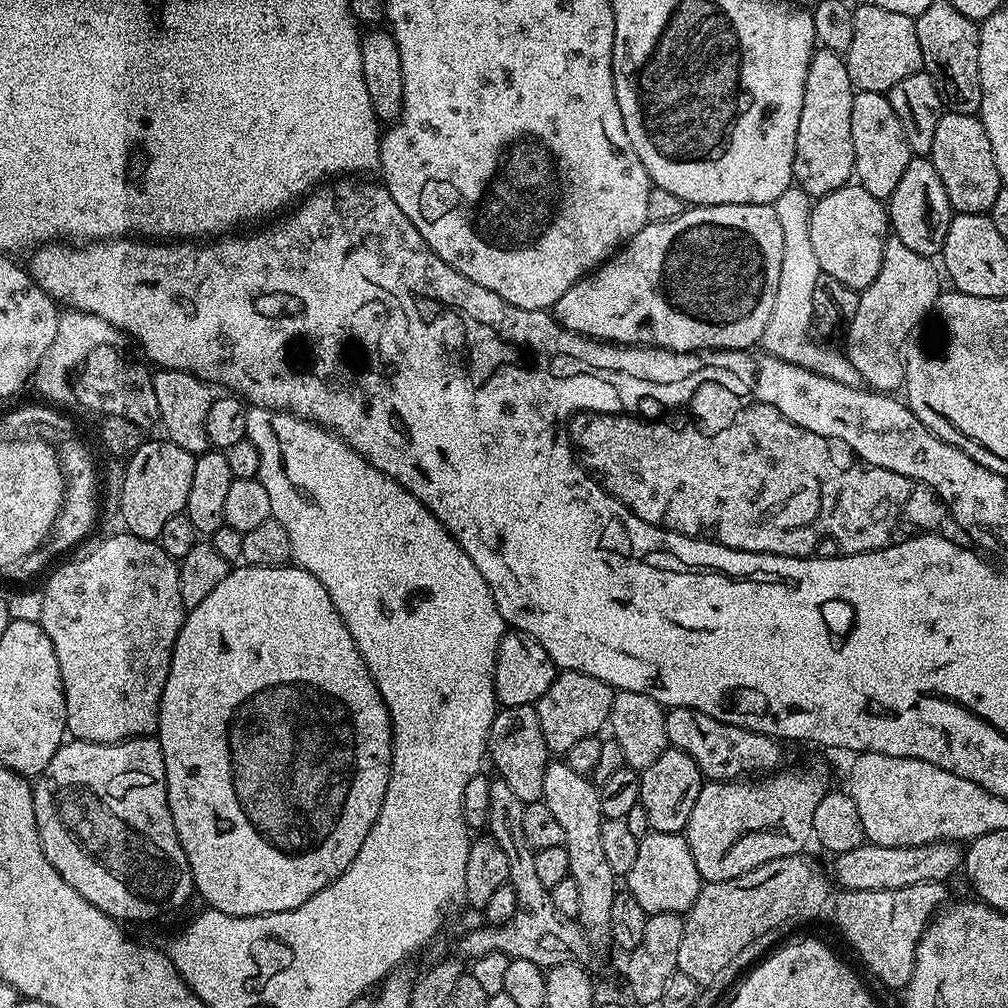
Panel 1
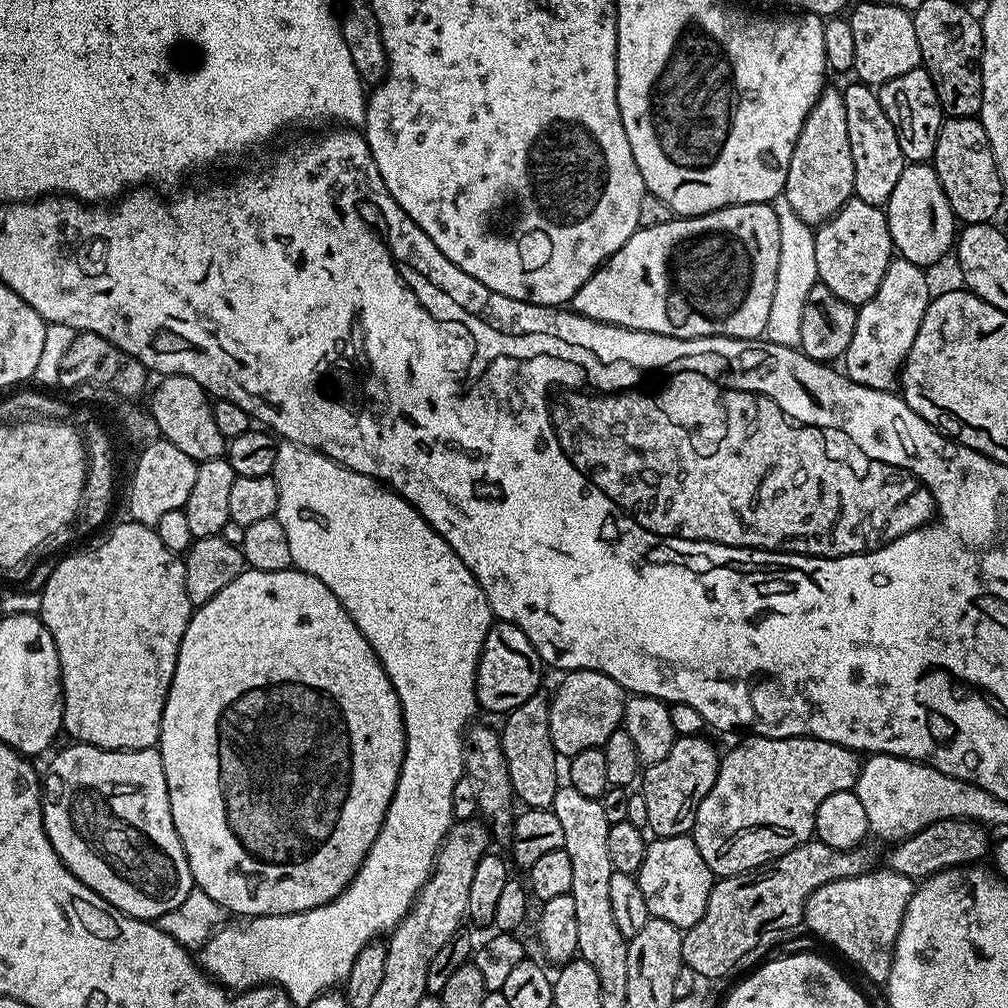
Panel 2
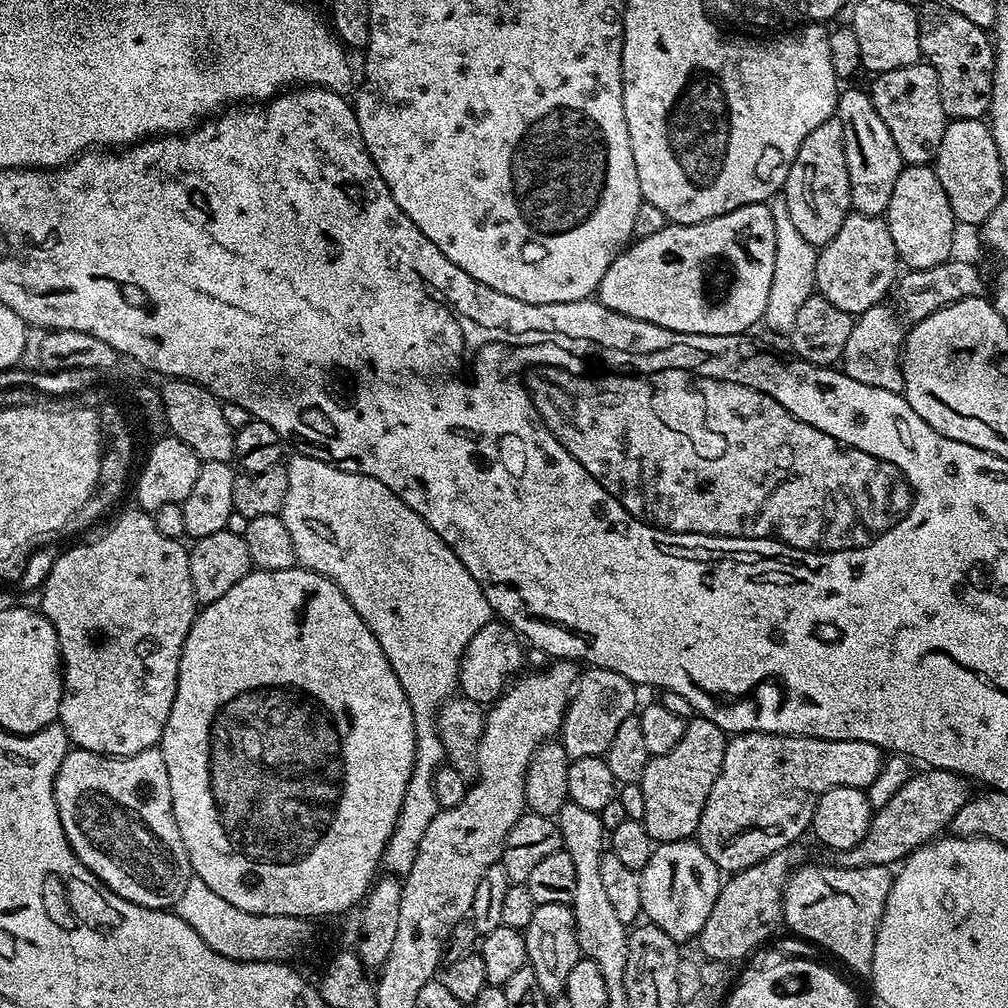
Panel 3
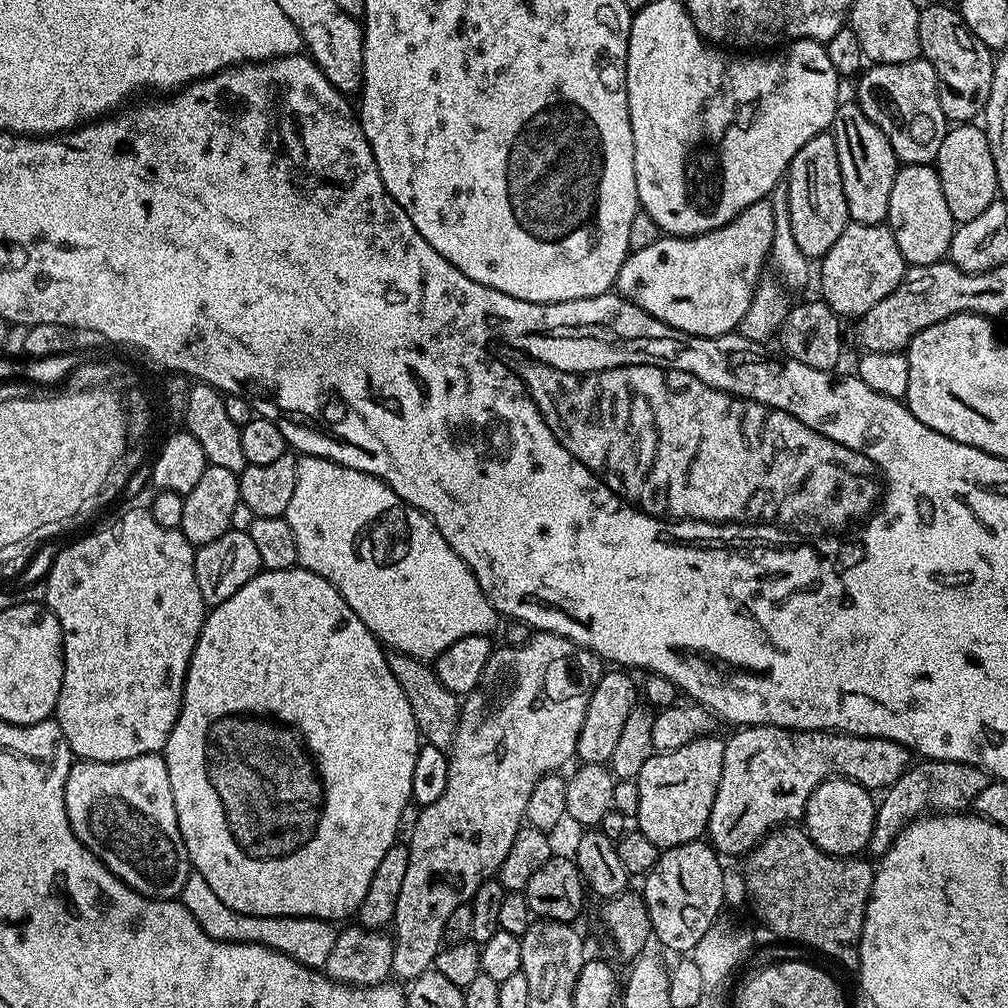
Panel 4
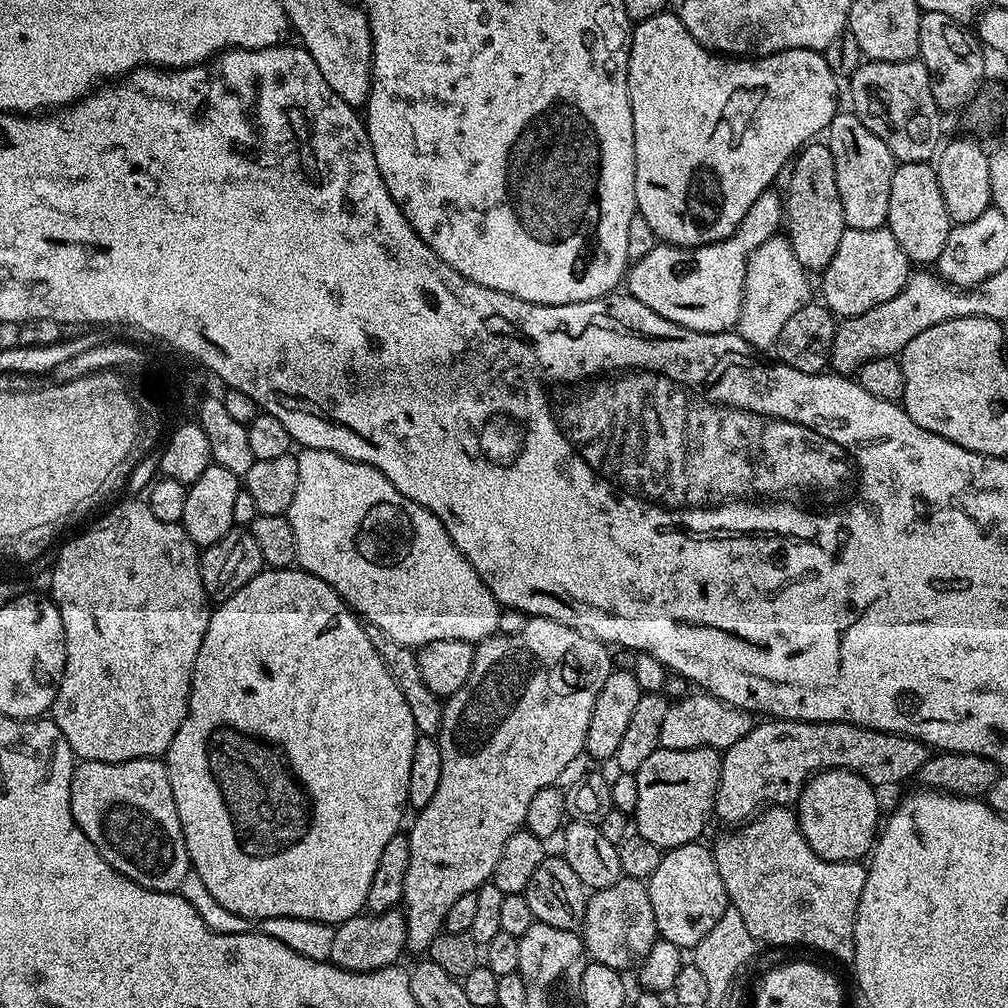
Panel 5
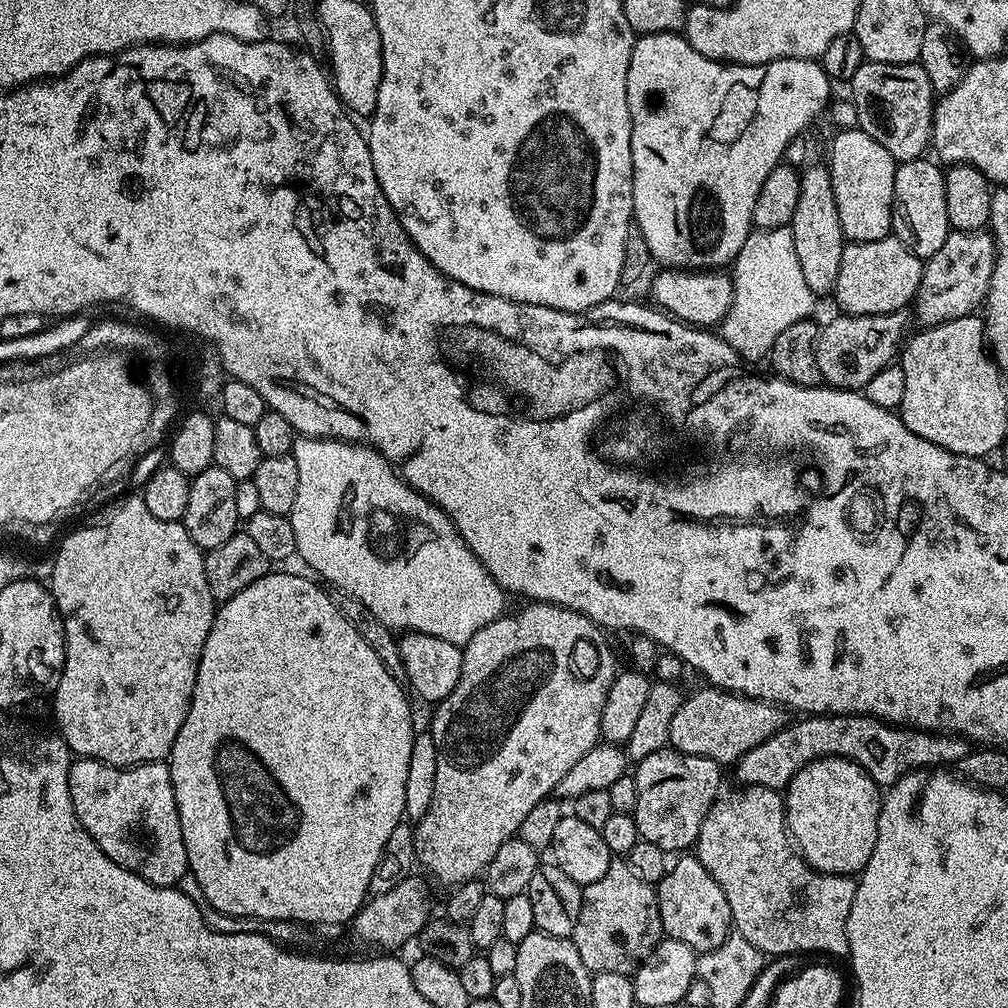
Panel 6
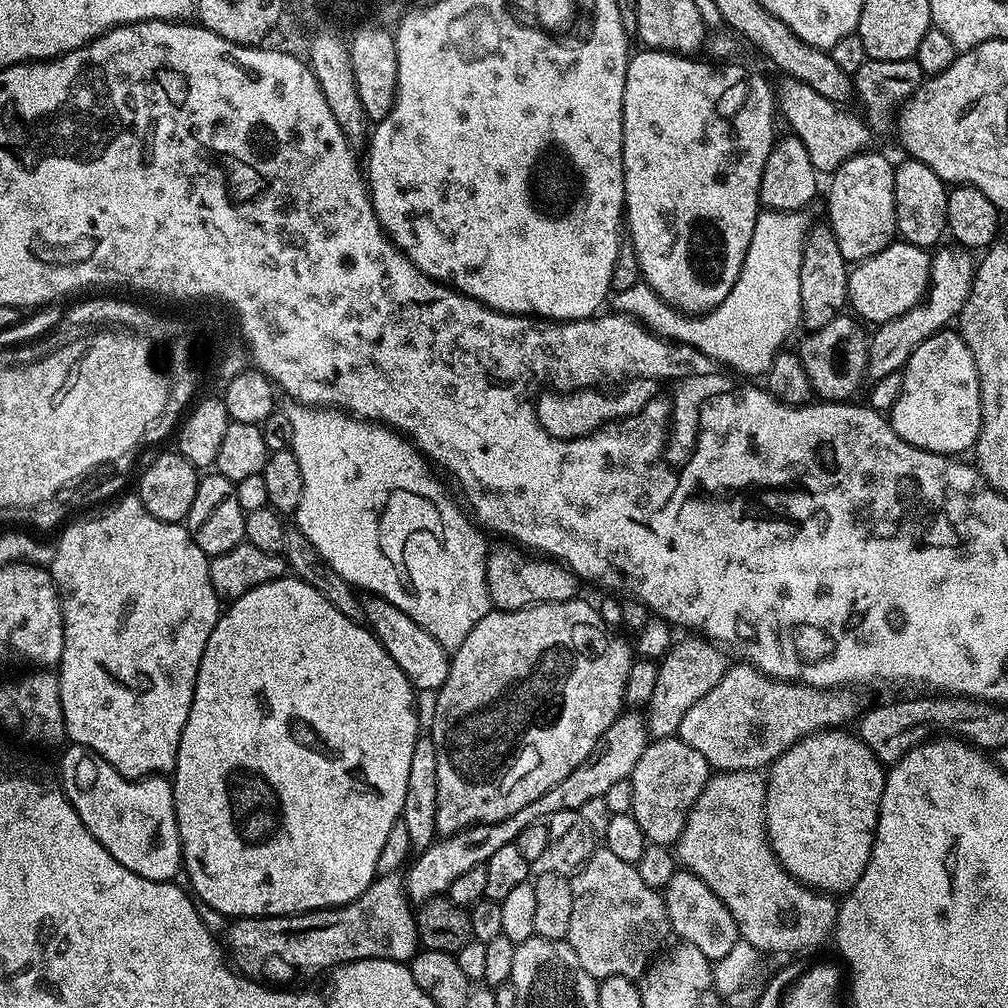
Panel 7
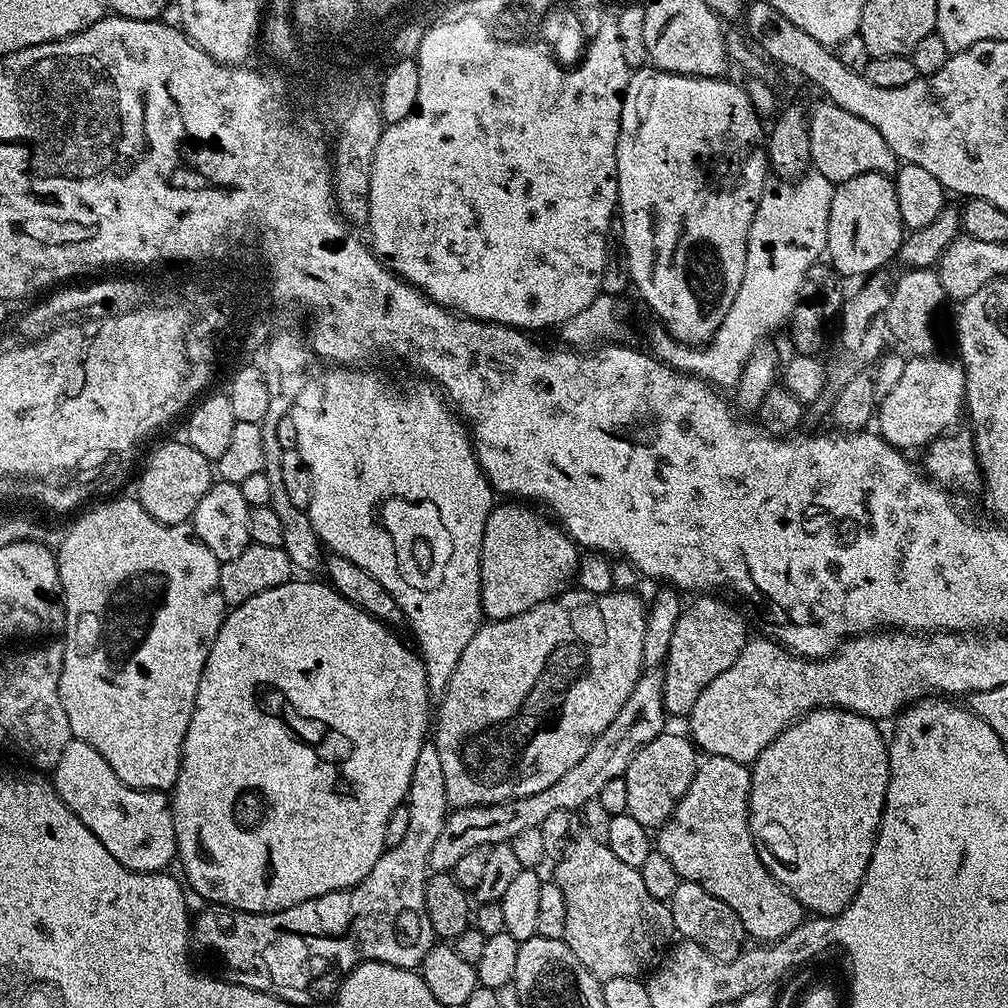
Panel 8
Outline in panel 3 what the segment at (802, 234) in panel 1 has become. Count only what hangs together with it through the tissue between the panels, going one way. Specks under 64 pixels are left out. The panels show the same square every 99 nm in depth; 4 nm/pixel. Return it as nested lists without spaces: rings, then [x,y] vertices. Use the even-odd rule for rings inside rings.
[[[783,191],[774,193],[767,201],[770,214],[774,218],[774,278],[770,282],[770,298],[766,298],[766,310],[762,321],[763,327],[772,332],[791,333],[794,318],[802,310],[802,302],[816,292],[817,245],[806,242],[801,232],[790,222],[790,206],[786,206]]]

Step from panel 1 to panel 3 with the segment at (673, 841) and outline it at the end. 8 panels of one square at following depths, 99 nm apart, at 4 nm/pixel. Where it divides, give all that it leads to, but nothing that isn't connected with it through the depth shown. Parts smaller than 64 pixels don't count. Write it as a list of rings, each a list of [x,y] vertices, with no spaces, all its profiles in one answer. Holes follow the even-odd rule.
[[[692,838],[675,840],[669,844],[657,843],[653,847],[650,862],[646,862],[646,866],[639,874],[642,912],[647,923],[658,926],[658,930],[670,934],[670,938],[677,942],[695,941],[702,926],[706,926],[706,918],[710,918],[710,910],[714,910],[714,902],[718,898],[722,883],[722,873],[714,862],[710,862],[706,850],[702,850],[699,843]]]

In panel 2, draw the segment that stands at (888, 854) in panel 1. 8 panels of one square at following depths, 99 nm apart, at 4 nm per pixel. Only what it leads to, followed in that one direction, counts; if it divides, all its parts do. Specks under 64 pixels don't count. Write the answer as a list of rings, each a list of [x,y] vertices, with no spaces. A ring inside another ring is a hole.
[[[939,820],[920,832],[915,832],[913,836],[893,843],[887,867],[898,874],[909,876],[914,882],[919,882],[924,877],[933,876],[935,872],[947,868],[975,865],[983,861],[980,859],[987,852],[989,855],[988,832],[989,829],[985,825],[977,824],[974,820]]]

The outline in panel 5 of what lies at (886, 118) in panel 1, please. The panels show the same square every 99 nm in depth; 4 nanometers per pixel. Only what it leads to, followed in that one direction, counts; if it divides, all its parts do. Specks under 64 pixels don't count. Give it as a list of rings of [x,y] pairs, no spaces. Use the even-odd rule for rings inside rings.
[[[845,110],[828,123],[826,143],[834,154],[836,173],[838,174],[838,194],[842,194],[842,214],[845,225],[858,230],[874,230],[885,227],[890,210],[890,178],[894,178],[894,170],[898,163],[890,154],[886,142],[882,142],[882,138],[878,138],[869,128],[862,126],[860,119],[851,111]]]

